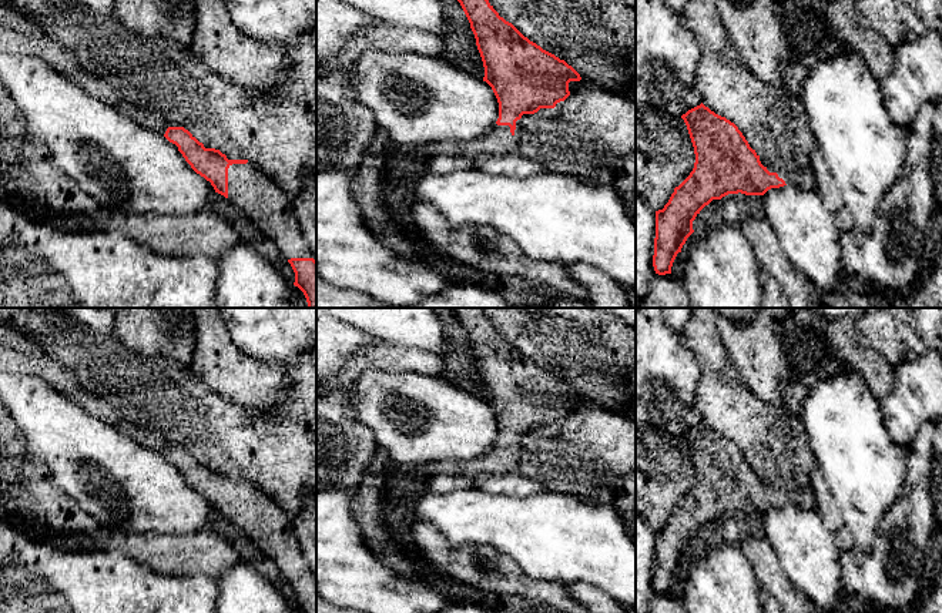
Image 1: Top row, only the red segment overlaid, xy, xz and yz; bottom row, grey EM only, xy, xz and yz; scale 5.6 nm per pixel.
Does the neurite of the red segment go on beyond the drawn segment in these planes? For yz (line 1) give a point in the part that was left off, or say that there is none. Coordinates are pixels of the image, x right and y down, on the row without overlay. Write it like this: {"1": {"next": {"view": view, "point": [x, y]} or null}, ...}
{"1": {"next": null}}

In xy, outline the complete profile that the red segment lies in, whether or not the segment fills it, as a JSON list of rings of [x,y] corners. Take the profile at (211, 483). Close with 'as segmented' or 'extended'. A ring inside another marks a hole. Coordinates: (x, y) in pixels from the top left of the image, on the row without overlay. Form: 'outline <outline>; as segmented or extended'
outline [[[168,446],[164,456],[178,466],[191,488],[211,502],[215,512],[251,537],[279,567],[295,592],[294,604],[316,613],[316,580],[308,567],[291,516],[262,488],[248,479],[228,479],[205,468],[184,446]]]; extended

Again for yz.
outline [[[701,422],[683,433],[681,438],[694,466],[695,482],[690,495],[674,508],[664,527],[656,530],[653,586],[658,594],[671,593],[677,573],[681,572],[687,557],[694,552],[693,540],[713,519],[738,512],[764,515],[771,508],[787,505],[777,492],[770,492],[761,483],[760,475],[750,466],[738,446],[725,436],[715,433]]]; as segmented

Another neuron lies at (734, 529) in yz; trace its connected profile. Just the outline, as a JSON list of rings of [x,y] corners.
[[[728,513],[721,519],[713,519],[705,525],[693,540],[693,549],[697,553],[704,553],[708,549],[720,546],[741,546],[748,537],[764,536],[762,515]]]

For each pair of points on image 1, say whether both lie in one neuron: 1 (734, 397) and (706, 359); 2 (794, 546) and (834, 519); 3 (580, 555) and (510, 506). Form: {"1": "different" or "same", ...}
{"1": "same", "2": "different", "3": "same"}

